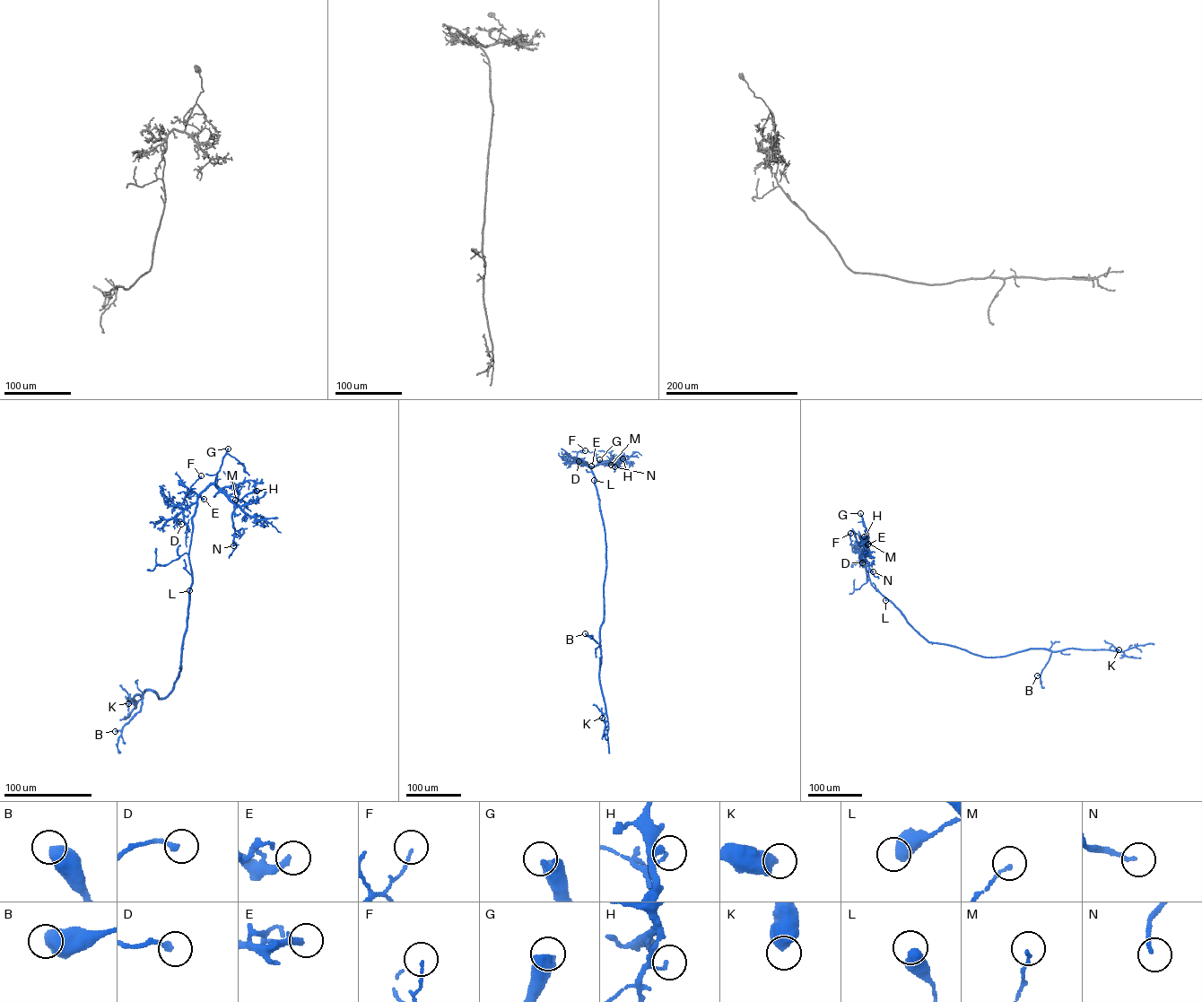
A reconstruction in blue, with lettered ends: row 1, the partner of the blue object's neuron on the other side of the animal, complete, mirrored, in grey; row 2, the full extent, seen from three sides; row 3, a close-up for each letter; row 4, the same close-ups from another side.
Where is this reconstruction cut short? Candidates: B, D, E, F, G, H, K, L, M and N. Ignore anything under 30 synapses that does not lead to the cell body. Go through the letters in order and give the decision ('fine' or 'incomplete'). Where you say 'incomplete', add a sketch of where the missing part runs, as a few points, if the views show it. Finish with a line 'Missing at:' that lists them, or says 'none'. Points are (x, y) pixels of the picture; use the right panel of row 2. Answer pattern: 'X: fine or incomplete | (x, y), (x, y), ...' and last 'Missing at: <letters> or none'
B: fine
D: fine
E: fine
F: fine
G: incomplete | (860, 513), (850, 493), (836, 482)
H: fine
K: fine
L: fine
M: fine
N: fine
Missing at: G

